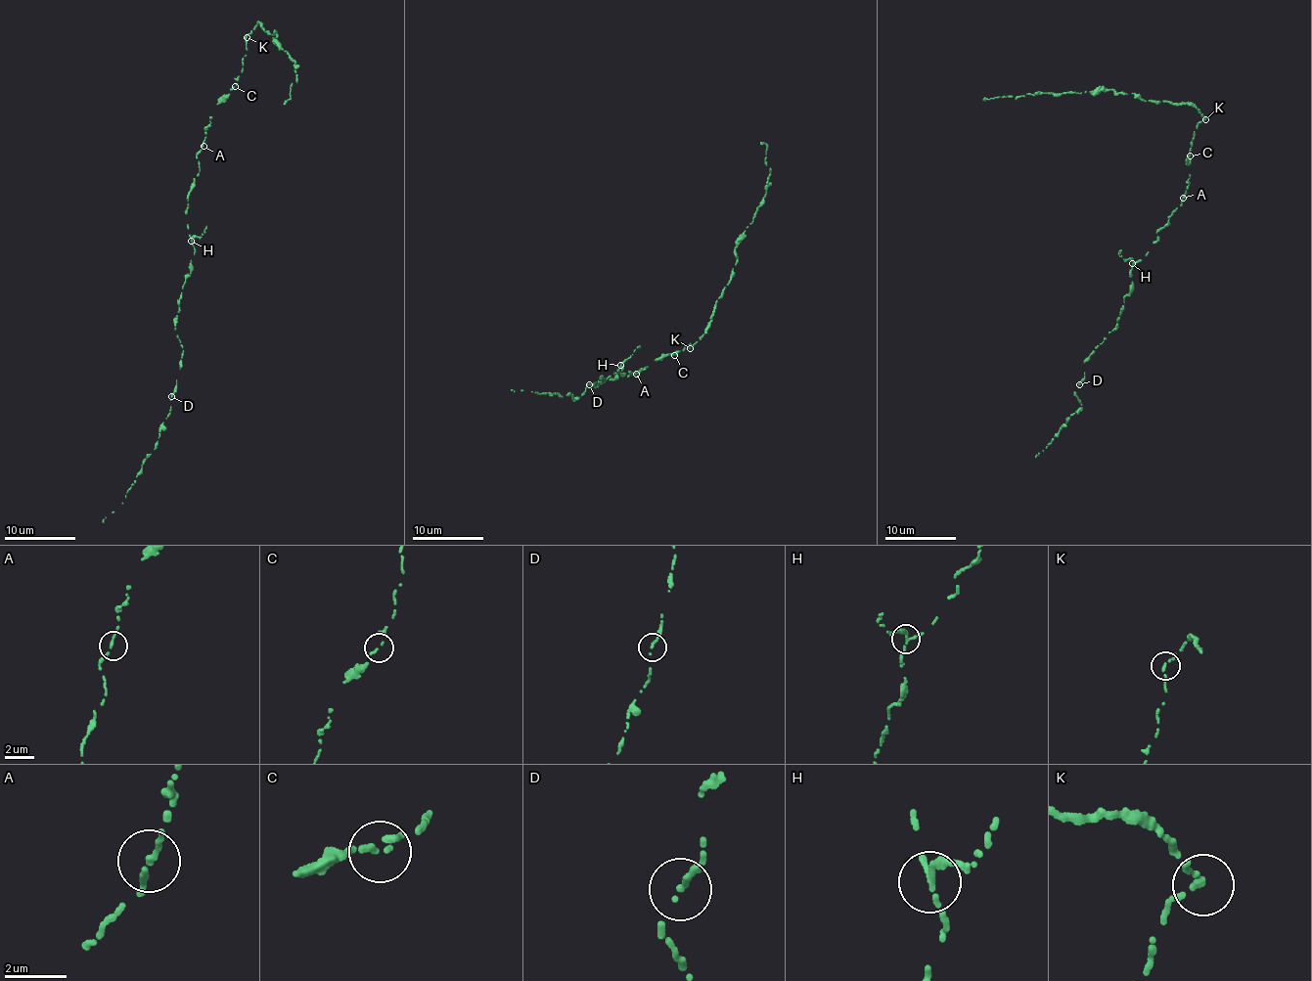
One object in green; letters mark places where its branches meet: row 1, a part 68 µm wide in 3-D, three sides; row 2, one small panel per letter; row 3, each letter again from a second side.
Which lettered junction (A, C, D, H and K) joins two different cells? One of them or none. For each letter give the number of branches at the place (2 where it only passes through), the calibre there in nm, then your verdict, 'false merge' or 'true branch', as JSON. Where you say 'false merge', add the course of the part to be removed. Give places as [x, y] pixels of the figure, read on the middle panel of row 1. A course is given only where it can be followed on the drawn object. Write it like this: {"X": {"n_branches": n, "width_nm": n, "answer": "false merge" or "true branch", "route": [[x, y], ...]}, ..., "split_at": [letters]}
{"A": {"n_branches": 2, "width_nm": 170, "answer": "true branch"}, "C": {"n_branches": 2, "width_nm": 150, "answer": "true branch"}, "D": {"n_branches": 2, "width_nm": 140, "answer": "true branch"}, "H": {"n_branches": 2, "width_nm": 180, "answer": "true branch"}, "K": {"n_branches": 2, "width_nm": 170, "answer": "true branch"}, "split_at": []}

